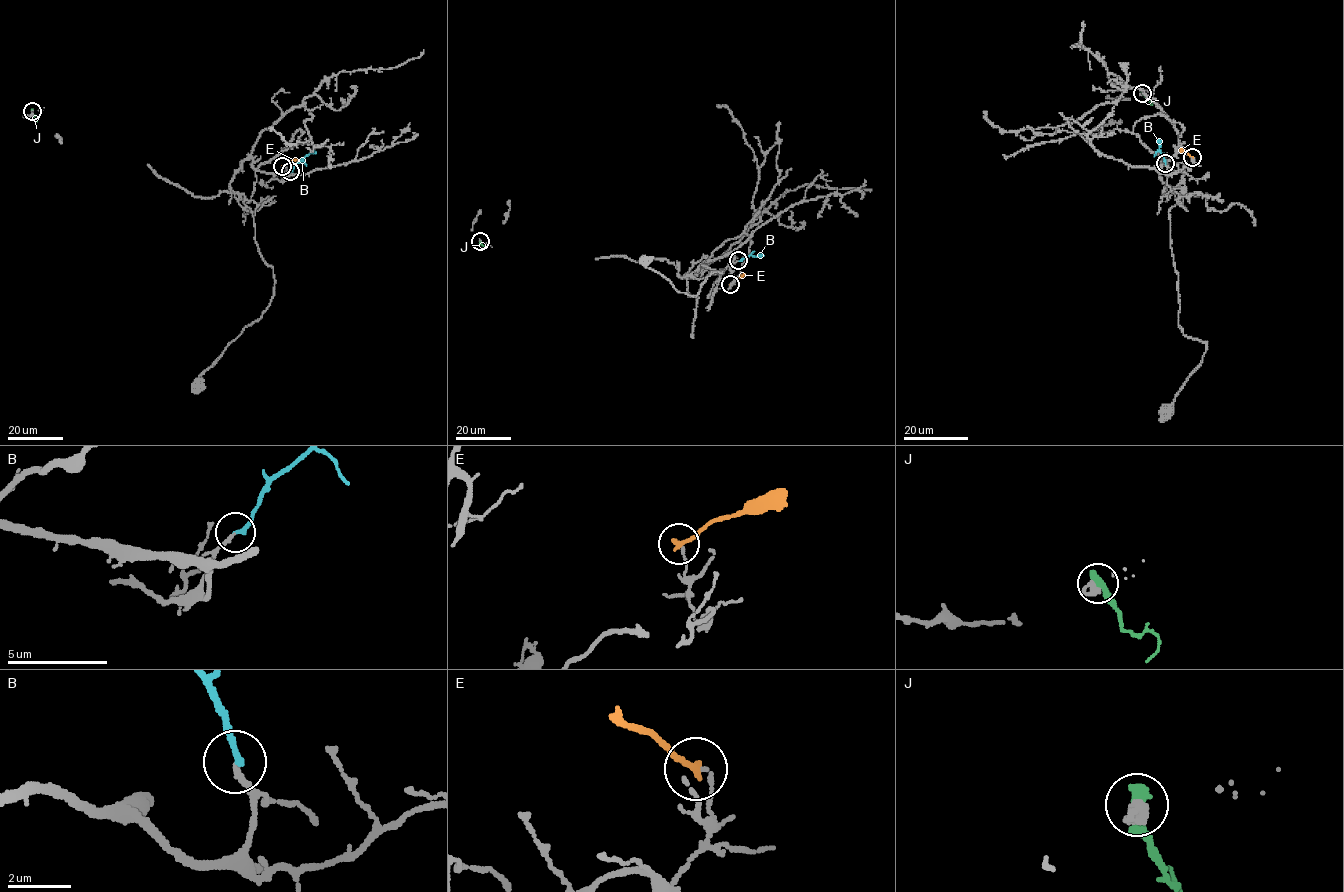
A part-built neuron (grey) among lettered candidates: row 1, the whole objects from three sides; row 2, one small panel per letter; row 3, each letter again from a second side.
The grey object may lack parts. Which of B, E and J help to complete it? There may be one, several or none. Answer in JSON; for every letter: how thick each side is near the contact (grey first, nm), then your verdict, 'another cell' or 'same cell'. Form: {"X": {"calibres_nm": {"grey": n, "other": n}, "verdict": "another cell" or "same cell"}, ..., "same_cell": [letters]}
{"B": {"calibres_nm": {"grey": 160, "other": 200}, "verdict": "same cell"}, "E": {"calibres_nm": {"grey": 110, "other": 240}, "verdict": "another cell"}, "J": {"calibres_nm": {"grey": 380, "other": 500}, "verdict": "another cell"}, "same_cell": ["B"]}

